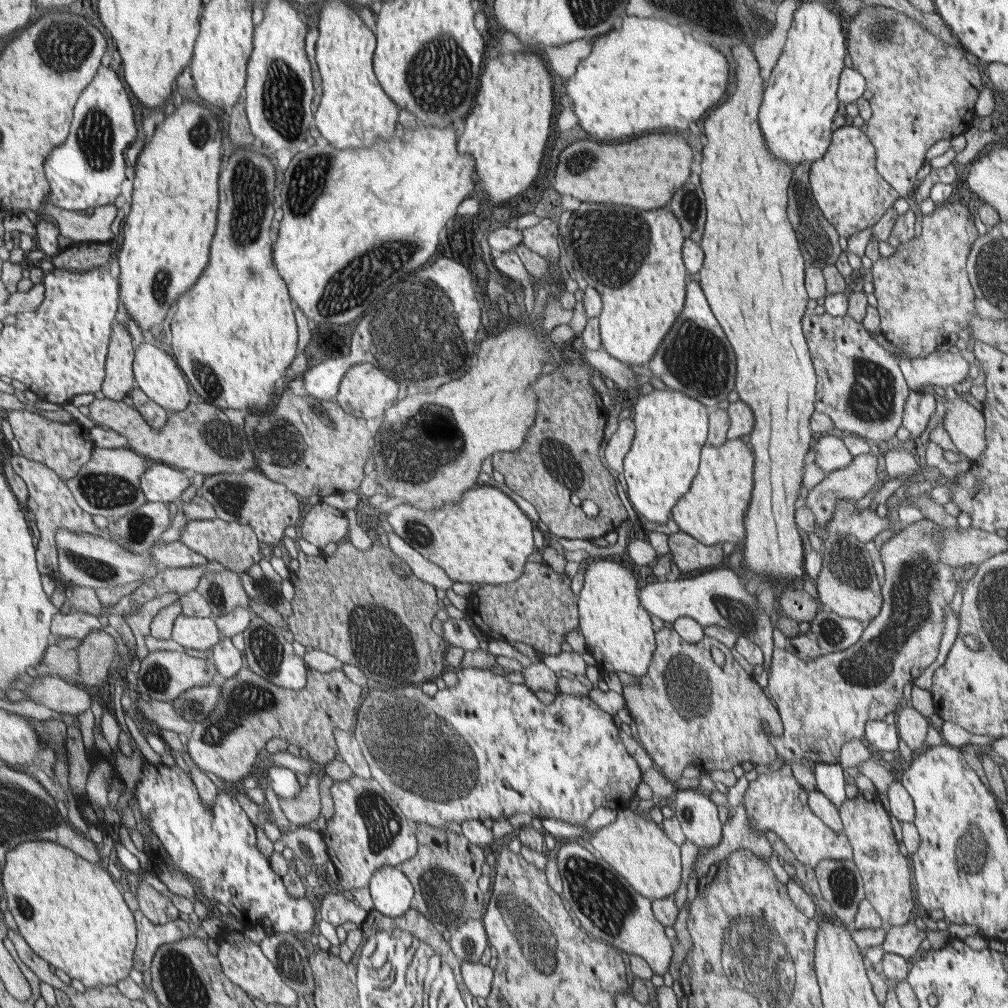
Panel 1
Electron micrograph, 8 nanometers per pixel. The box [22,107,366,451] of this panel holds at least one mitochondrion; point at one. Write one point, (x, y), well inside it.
(249, 185)

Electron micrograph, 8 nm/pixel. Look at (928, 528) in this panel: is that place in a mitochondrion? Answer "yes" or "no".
yes

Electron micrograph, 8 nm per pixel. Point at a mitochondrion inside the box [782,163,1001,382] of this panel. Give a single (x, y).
(815, 241)

